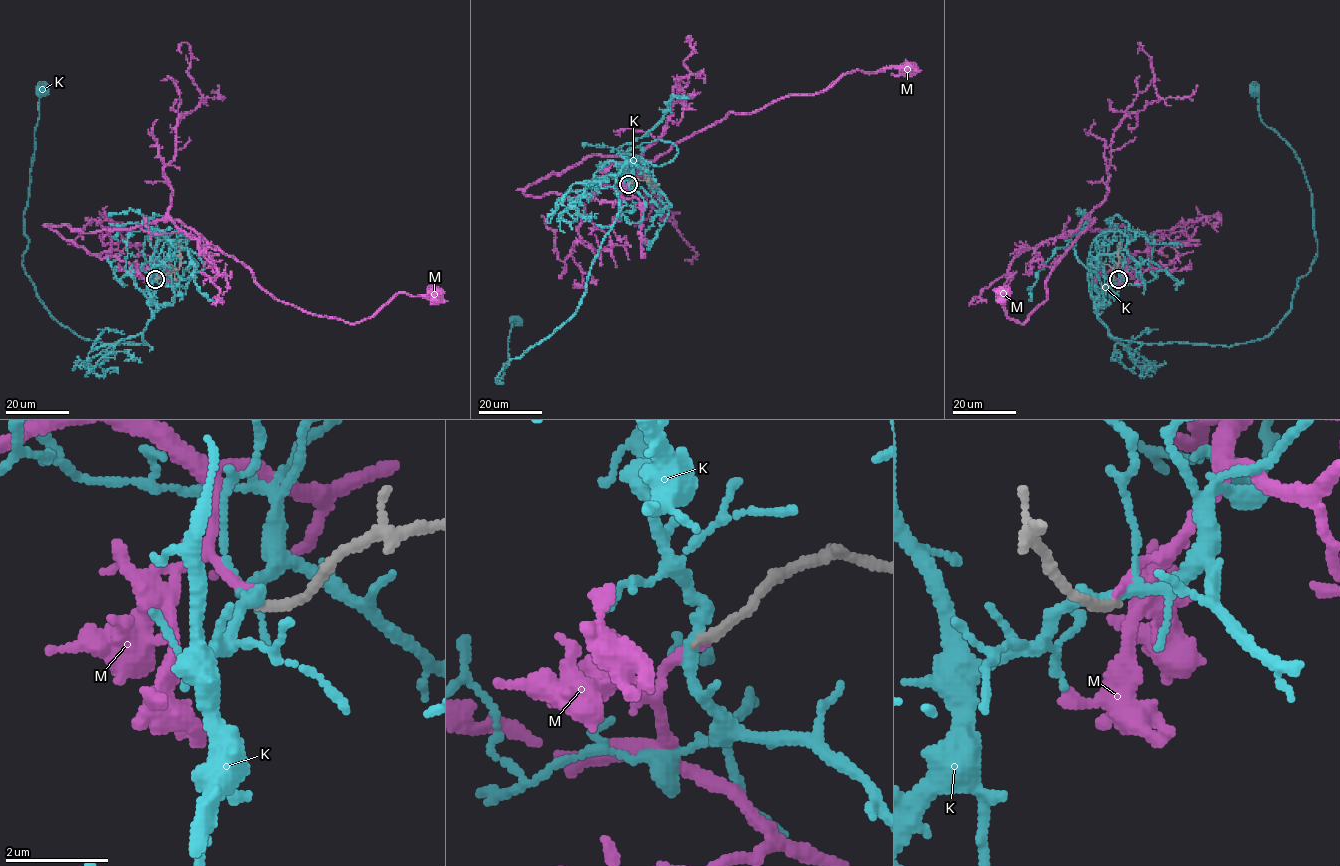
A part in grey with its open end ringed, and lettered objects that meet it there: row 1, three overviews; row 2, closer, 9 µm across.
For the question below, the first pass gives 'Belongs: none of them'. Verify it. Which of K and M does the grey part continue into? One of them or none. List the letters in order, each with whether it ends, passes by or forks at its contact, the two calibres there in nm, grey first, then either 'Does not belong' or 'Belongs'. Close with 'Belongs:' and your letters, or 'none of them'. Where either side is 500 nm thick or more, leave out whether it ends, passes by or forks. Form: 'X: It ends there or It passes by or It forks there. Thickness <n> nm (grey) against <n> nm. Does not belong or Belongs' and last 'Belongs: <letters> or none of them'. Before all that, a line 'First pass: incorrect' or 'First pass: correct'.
First pass: correct
K: It forks there. Thickness 190 nm (grey) against 190 nm. Does not belong
M: It ends there. Thickness 180 nm (grey) against 180 nm. Does not belong
Belongs: none of them

